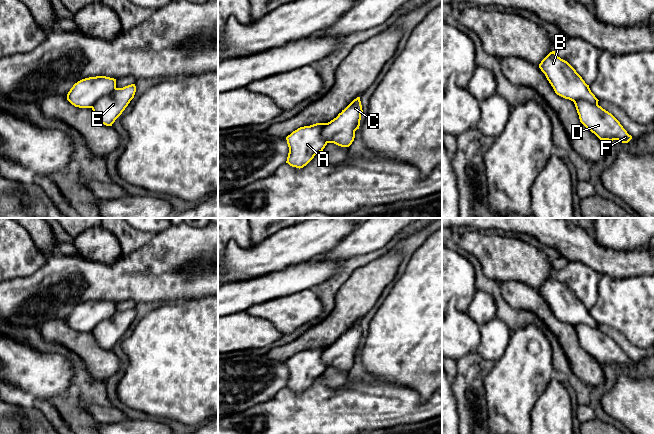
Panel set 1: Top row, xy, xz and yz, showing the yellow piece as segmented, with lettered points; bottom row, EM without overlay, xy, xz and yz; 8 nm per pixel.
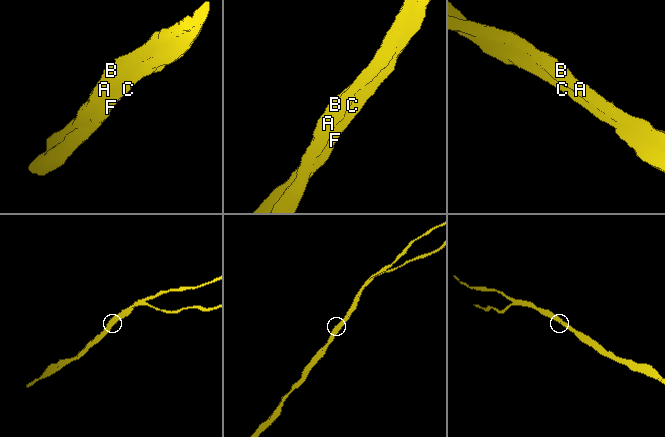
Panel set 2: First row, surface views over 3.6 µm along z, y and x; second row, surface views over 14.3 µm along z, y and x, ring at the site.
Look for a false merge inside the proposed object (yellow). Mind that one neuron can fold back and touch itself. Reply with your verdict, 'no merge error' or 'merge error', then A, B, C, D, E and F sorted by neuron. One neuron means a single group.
no merge error; A B C D E F

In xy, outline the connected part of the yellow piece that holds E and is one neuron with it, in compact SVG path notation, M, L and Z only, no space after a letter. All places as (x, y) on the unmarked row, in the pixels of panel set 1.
M96 300L75 307L67 318L67 324L75 331L91 332L99 347L112 350L135 316L135 308L117 312L116 303Z

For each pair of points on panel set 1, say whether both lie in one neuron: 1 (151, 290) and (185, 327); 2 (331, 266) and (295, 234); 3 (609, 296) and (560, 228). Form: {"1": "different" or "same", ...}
{"1": "different", "2": "same", "3": "different"}

